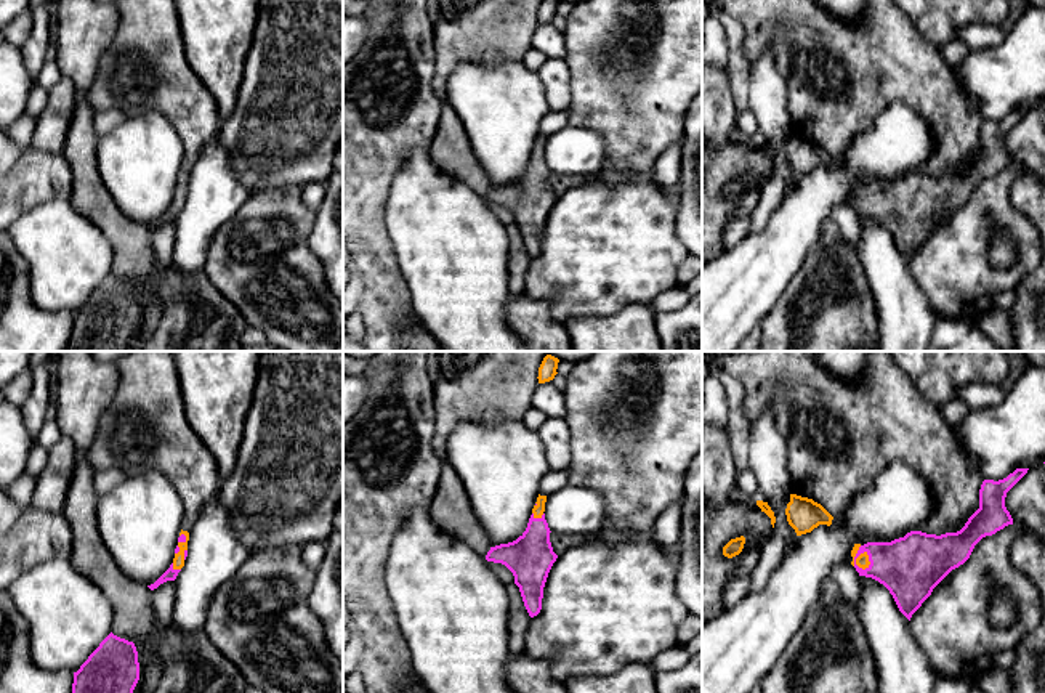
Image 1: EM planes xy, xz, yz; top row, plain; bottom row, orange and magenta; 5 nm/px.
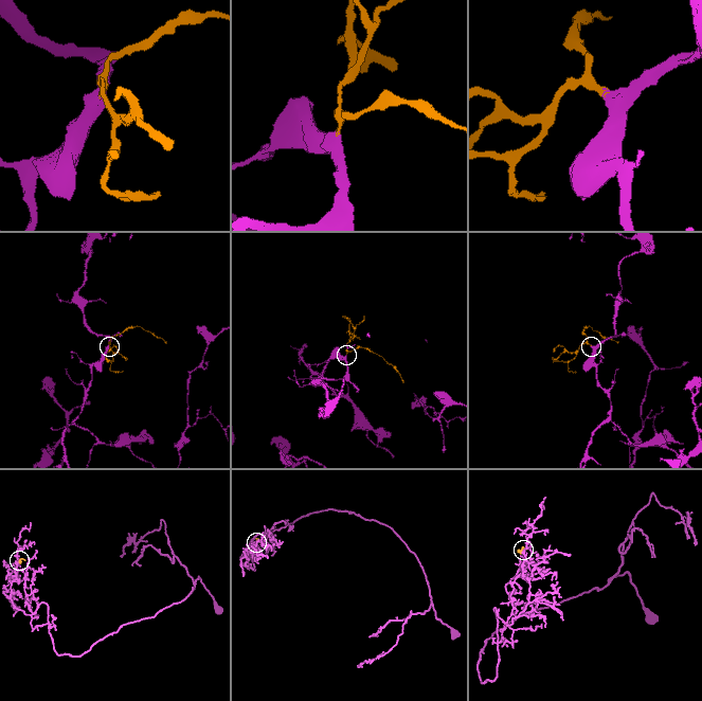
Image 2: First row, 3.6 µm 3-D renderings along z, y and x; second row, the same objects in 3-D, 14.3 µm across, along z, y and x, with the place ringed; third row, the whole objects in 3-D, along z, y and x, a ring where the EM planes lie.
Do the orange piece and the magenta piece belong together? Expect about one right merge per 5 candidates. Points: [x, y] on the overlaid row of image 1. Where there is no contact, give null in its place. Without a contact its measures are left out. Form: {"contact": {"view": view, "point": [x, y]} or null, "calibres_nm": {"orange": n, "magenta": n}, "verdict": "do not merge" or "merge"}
{"contact": {"view": "yz", "point": [856, 559]}, "calibres_nm": {"orange": 70, "magenta": 280}, "verdict": "merge"}

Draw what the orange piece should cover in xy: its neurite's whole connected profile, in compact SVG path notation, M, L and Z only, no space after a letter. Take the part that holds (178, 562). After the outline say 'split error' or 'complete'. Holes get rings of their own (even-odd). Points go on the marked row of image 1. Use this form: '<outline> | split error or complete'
M181 529L180 537L178 537L178 545L175 549L173 563L154 584L147 586L151 590L157 589L160 584L167 581L176 579L188 557L188 541L189 541L189 533Z | split error

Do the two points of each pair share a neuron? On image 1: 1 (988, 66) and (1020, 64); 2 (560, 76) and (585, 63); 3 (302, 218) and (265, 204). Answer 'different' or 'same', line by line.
1: same
2: different
3: same

